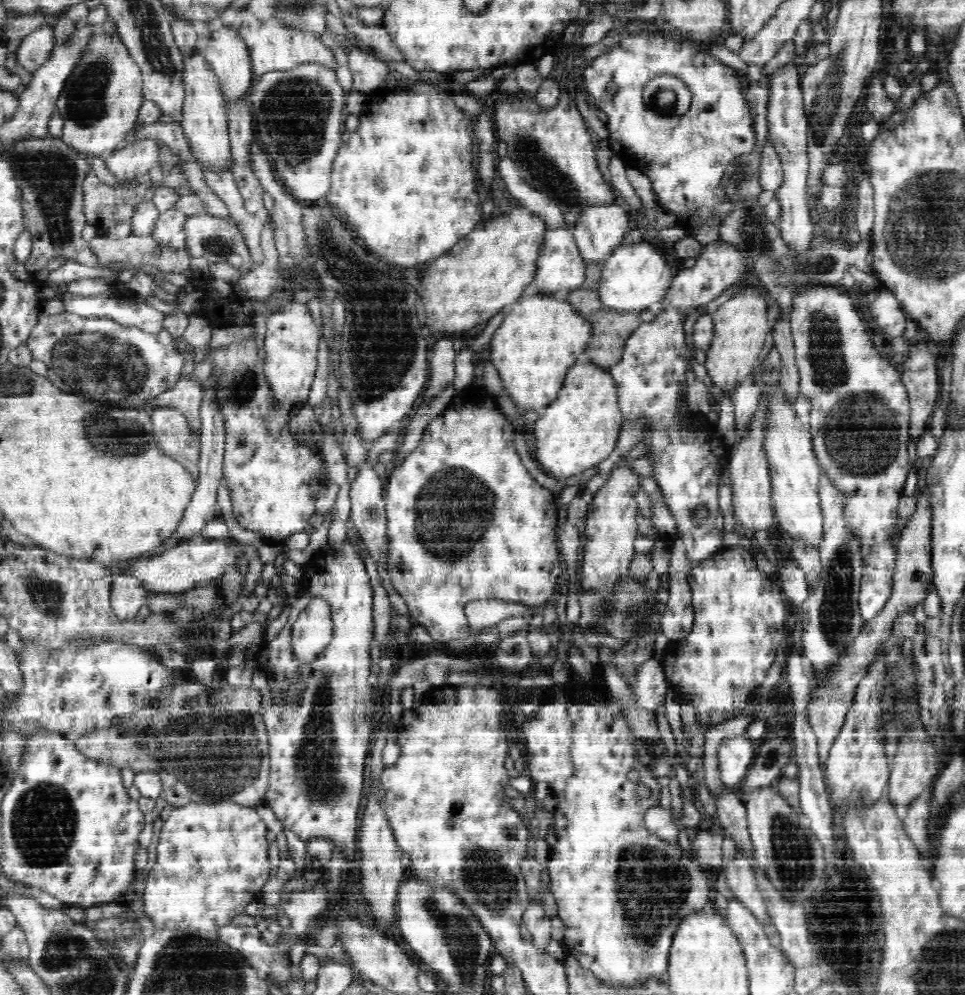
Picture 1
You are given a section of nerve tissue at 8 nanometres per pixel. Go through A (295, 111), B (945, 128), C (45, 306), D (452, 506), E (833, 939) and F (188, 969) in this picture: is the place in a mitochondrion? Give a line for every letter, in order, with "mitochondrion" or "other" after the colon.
A: mitochondrion
B: other
C: other
D: mitochondrion
E: mitochondrion
F: mitochondrion

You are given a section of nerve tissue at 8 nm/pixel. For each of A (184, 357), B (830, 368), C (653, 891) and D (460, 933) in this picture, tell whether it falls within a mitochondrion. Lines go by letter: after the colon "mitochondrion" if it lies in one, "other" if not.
A: other
B: mitochondrion
C: mitochondrion
D: mitochondrion

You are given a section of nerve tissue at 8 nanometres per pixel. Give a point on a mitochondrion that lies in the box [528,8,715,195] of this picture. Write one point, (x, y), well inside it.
(671, 96)

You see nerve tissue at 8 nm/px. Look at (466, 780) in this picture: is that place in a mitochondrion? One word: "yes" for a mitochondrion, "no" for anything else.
no

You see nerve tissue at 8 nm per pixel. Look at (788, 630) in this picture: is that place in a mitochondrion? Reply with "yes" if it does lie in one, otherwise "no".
no

